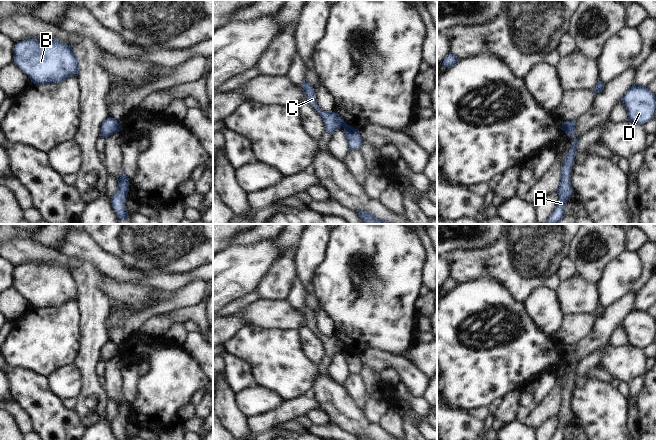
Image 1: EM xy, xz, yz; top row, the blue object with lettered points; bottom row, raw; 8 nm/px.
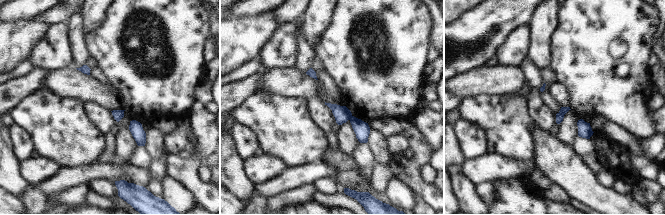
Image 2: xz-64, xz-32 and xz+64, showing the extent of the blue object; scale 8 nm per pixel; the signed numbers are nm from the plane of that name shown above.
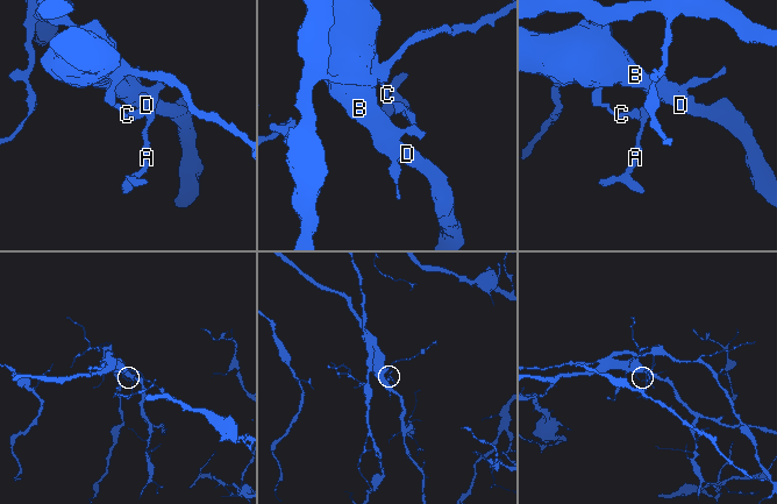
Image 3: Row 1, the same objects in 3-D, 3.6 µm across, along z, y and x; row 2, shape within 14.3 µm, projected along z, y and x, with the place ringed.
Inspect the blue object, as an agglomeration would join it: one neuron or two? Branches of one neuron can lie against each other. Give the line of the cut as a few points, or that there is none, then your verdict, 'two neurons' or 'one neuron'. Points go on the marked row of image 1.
cut in xz along (346, 124), (343, 127); two neurons

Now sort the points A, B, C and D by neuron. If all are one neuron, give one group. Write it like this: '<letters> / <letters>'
A B D / C

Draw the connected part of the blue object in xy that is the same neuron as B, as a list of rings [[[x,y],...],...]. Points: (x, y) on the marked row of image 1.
[[[29,39],[18,42],[14,63],[36,85],[61,83],[79,76],[79,60],[70,45],[58,39]]]

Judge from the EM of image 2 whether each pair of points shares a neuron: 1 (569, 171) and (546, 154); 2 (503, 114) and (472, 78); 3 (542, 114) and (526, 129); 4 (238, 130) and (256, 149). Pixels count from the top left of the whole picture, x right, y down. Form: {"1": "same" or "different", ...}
{"1": "same", "2": "different", "3": "different", "4": "same"}

